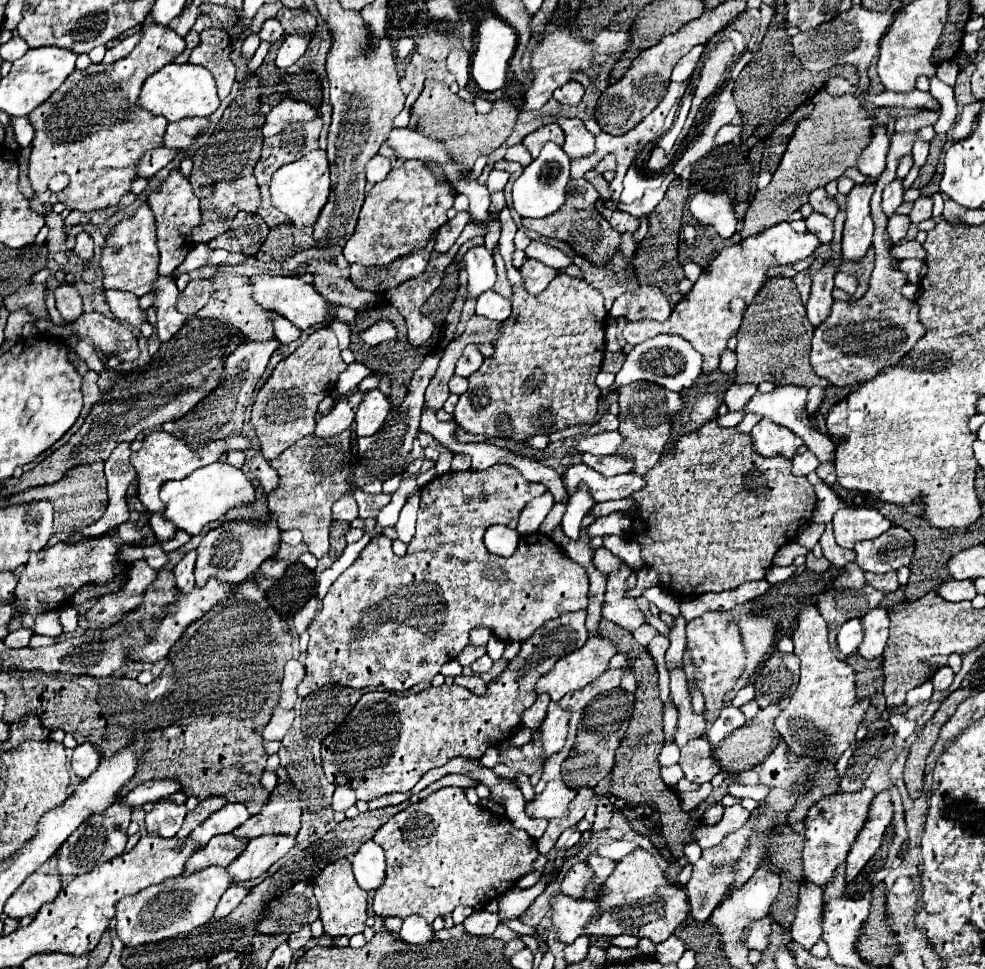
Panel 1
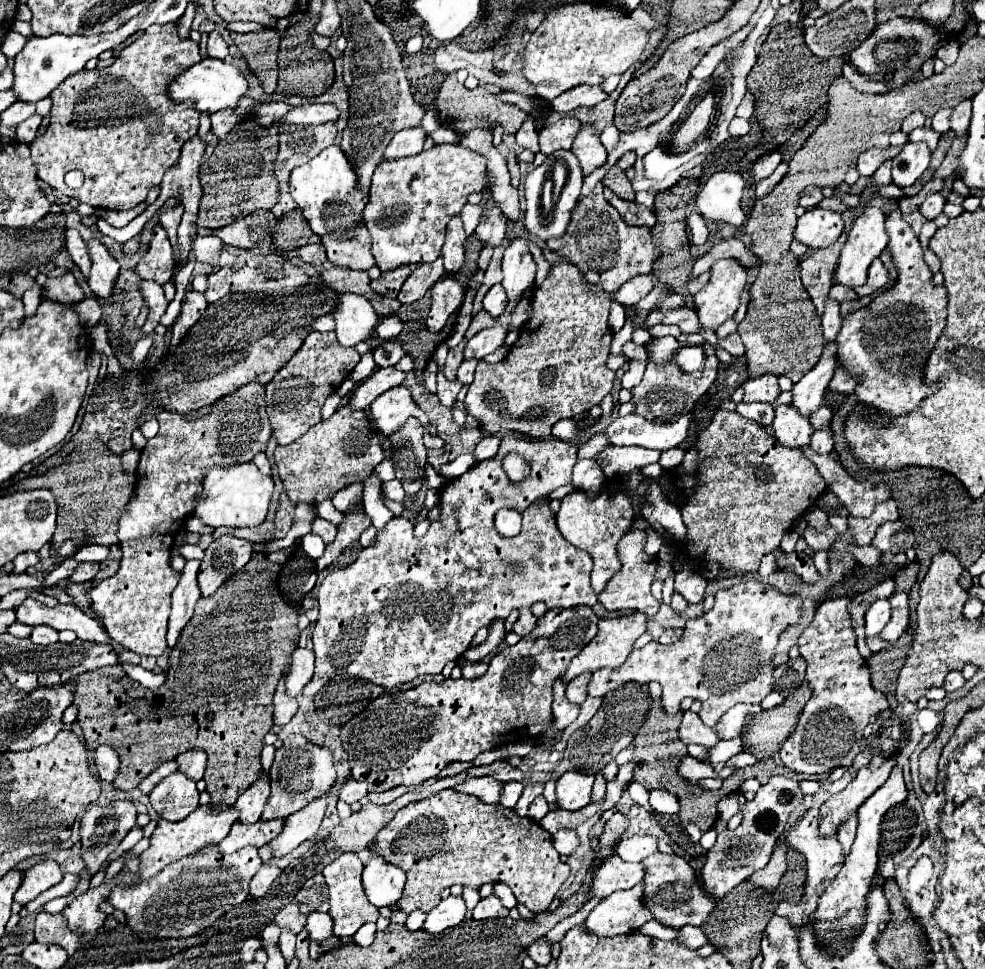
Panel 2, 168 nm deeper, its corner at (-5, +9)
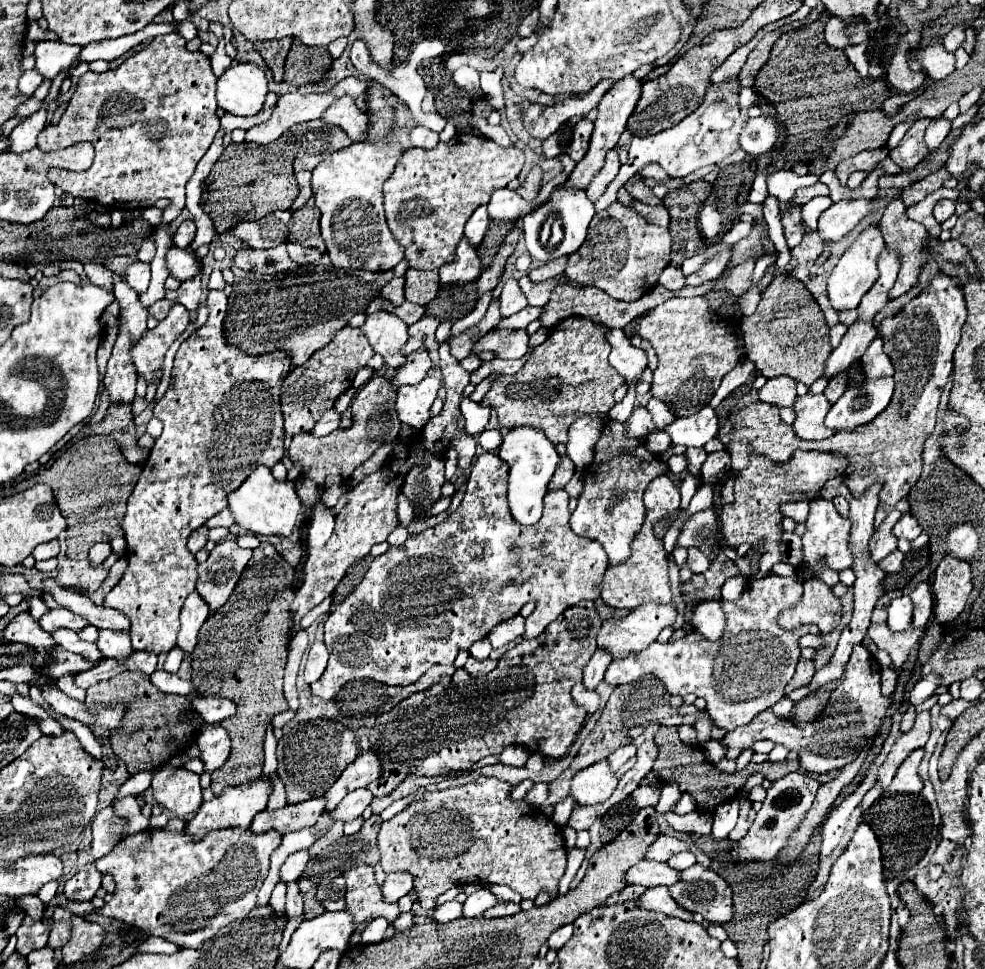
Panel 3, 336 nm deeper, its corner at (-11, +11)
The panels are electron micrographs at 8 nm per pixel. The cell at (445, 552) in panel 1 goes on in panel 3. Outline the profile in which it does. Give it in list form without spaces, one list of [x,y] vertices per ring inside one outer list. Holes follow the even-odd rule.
[[[482,453],[482,455],[476,459],[476,463],[472,465],[472,473],[470,473],[470,477],[468,477],[468,487],[466,487],[464,499],[462,499],[462,503],[458,505],[458,509],[456,509],[450,517],[446,517],[442,523],[438,523],[436,527],[426,529],[426,531],[422,531],[422,533],[418,533],[418,535],[410,535],[410,537],[406,539],[404,547],[402,547],[402,545],[400,545],[400,547],[390,547],[388,553],[376,557],[376,559],[372,561],[370,569],[368,569],[368,573],[364,575],[362,583],[360,583],[360,585],[358,585],[340,605],[336,605],[334,613],[330,613],[330,617],[328,617],[328,621],[326,621],[326,625],[324,625],[324,643],[326,643],[326,647],[328,647],[328,651],[330,651],[330,661],[328,661],[328,667],[326,667],[324,675],[322,675],[318,681],[314,681],[314,683],[310,685],[312,693],[318,695],[318,697],[322,697],[322,699],[326,699],[326,701],[330,701],[330,699],[336,697],[336,693],[338,693],[348,681],[354,681],[354,679],[374,679],[374,681],[384,683],[384,685],[410,685],[410,683],[418,681],[432,665],[438,665],[438,663],[442,663],[442,665],[452,665],[454,659],[456,659],[456,655],[458,655],[458,651],[470,649],[472,643],[476,643],[478,639],[484,639],[498,623],[502,623],[502,621],[506,621],[506,619],[518,615],[518,611],[522,609],[522,605],[528,603],[528,601],[536,601],[536,611],[528,617],[530,623],[526,625],[528,631],[524,633],[524,637],[528,637],[528,635],[538,637],[538,635],[540,635],[540,633],[542,633],[542,631],[544,631],[544,629],[546,629],[564,609],[568,609],[568,607],[572,607],[572,605],[576,605],[576,603],[580,603],[580,601],[584,601],[584,599],[596,599],[596,597],[600,595],[600,585],[602,585],[604,573],[606,573],[606,569],[608,569],[608,557],[606,557],[606,553],[604,553],[604,549],[602,549],[602,545],[600,545],[598,541],[586,539],[586,537],[578,537],[578,535],[570,529],[570,525],[568,525],[568,519],[570,519],[570,511],[568,511],[568,493],[566,493],[562,487],[572,479],[572,475],[574,475],[574,463],[572,463],[568,457],[562,457],[562,461],[560,461],[560,465],[558,465],[558,469],[556,469],[556,473],[554,473],[554,481],[552,481],[552,485],[550,485],[552,491],[544,497],[544,515],[542,515],[542,519],[540,519],[536,525],[532,525],[532,527],[522,527],[522,525],[518,525],[518,523],[512,519],[510,507],[508,507],[508,501],[506,501],[508,465],[506,465],[504,461],[500,461],[500,457],[496,457],[494,453]]]

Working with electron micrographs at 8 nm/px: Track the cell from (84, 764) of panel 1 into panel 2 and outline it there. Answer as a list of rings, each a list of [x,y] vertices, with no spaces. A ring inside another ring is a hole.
[[[100,745],[96,751],[96,757],[94,757],[94,771],[100,779],[104,781],[114,781],[116,777],[116,771],[118,771],[118,755],[108,747],[108,745]]]

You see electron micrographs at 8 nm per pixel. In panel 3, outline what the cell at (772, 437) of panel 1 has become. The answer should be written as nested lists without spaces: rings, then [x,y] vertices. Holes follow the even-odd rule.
[[[804,395],[798,397],[794,411],[796,411],[796,421],[794,421],[794,431],[800,439],[826,439],[832,437],[834,431],[824,425],[824,417],[830,411],[832,403],[824,395]]]

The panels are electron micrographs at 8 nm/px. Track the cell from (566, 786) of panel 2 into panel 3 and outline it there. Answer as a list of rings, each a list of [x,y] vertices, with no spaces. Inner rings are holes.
[[[608,759],[582,769],[572,779],[572,797],[580,805],[596,805],[606,801],[618,785],[618,777],[612,773]]]

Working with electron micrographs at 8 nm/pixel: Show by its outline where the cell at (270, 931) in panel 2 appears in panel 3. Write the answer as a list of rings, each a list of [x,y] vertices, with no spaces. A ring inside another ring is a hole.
[[[302,849],[302,851],[292,853],[292,855],[286,859],[286,863],[282,865],[282,869],[280,869],[280,879],[286,881],[286,883],[296,881],[296,879],[302,875],[302,871],[306,869],[308,861],[310,861],[308,849]]]

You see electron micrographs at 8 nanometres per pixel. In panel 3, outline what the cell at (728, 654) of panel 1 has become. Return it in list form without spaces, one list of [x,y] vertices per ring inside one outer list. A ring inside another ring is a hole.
[[[766,575],[764,579],[750,581],[750,591],[744,589],[738,601],[722,601],[728,617],[728,629],[720,641],[704,641],[704,637],[696,631],[674,643],[654,641],[640,653],[614,659],[608,665],[604,679],[610,685],[624,685],[640,679],[640,675],[652,673],[664,681],[670,695],[684,697],[686,693],[694,693],[696,697],[704,697],[706,711],[714,723],[732,731],[750,723],[760,711],[772,707],[784,697],[784,687],[792,679],[800,659],[798,639],[806,633],[818,633],[816,625],[804,625],[804,629],[794,631],[778,627],[778,613],[800,601],[800,597],[802,583],[796,577]]]

